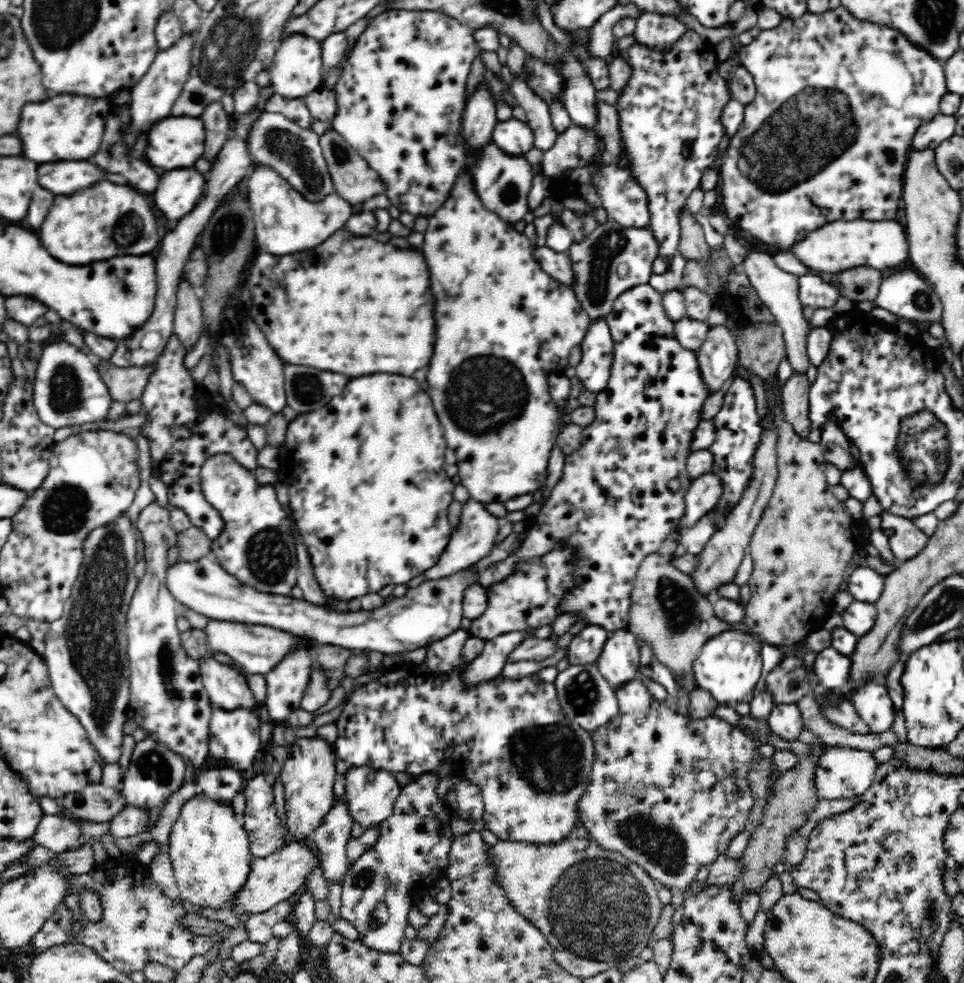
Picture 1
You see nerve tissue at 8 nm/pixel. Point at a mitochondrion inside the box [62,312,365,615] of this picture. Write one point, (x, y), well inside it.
(267, 556)

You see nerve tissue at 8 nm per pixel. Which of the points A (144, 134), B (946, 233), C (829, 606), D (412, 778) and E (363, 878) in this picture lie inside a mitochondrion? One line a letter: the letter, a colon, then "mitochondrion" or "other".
A: other
B: other
C: other
D: other
E: mitochondrion

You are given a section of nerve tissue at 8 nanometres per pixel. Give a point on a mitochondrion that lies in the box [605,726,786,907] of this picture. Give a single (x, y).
(665, 846)

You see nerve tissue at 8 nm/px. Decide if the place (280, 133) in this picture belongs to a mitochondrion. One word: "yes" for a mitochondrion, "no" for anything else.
yes

